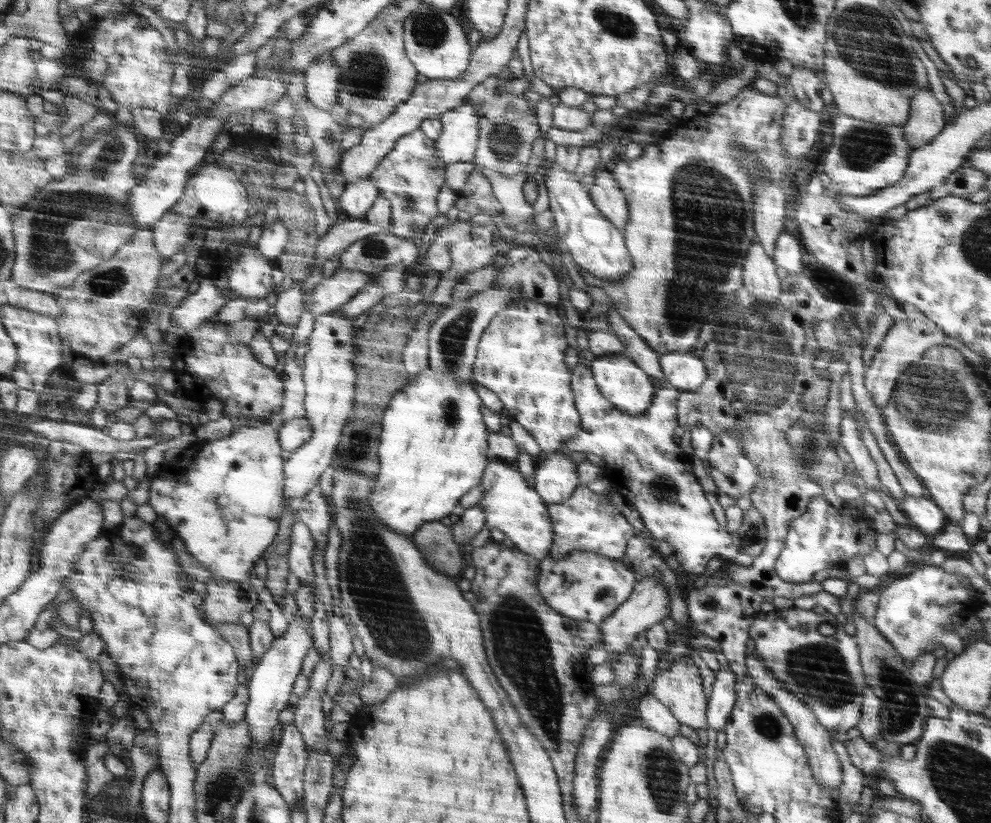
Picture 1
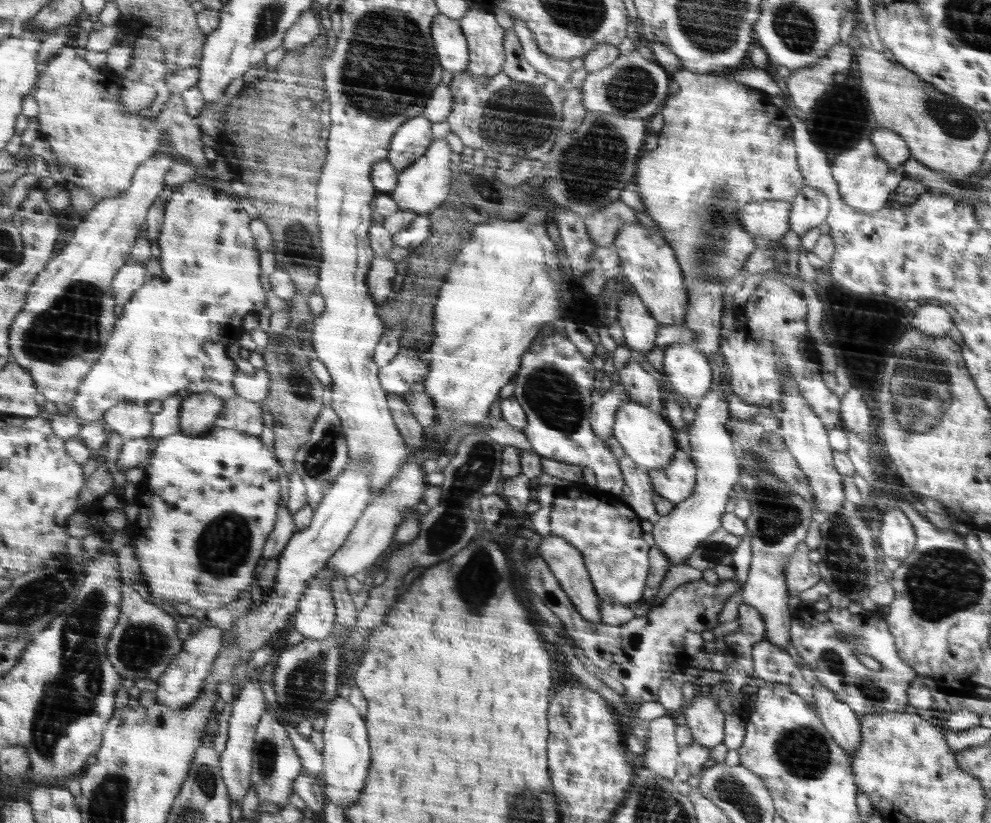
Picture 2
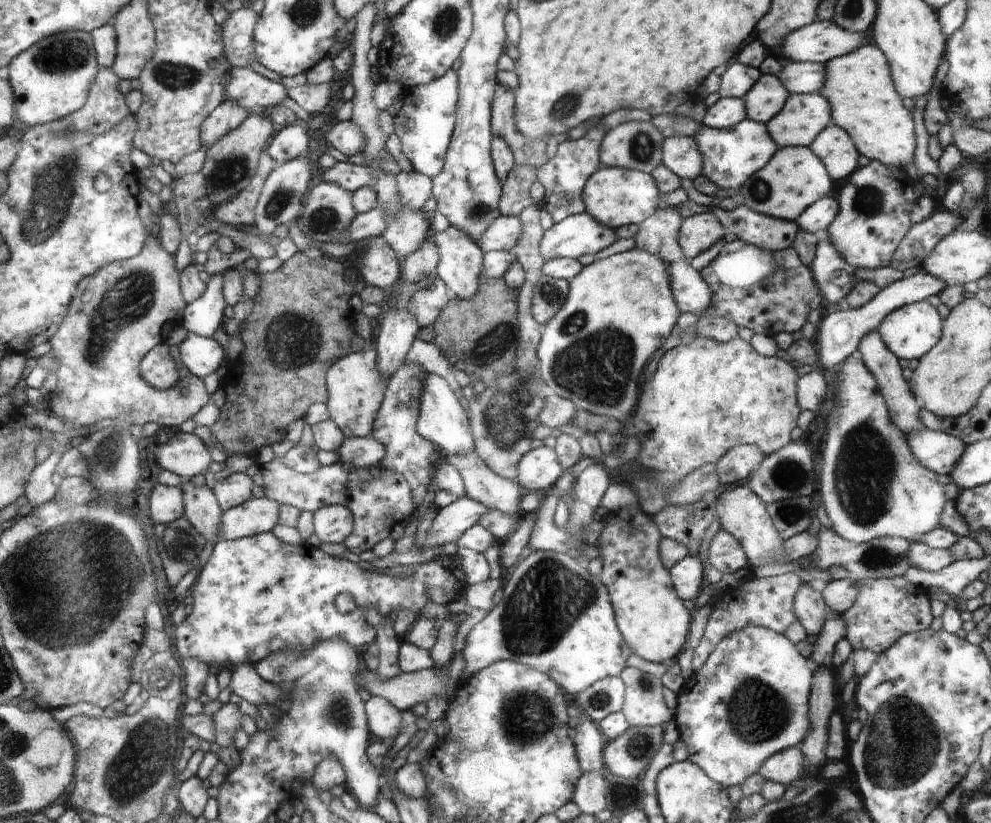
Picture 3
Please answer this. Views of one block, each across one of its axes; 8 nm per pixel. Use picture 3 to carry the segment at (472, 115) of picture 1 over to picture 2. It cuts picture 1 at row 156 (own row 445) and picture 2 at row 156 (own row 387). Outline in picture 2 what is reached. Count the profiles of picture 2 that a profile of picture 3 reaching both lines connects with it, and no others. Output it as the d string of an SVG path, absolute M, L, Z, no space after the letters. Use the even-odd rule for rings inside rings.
M446 137L435 138L429 149L408 169L400 171L397 186L388 196L398 204L399 210L410 210L416 214L426 214L440 208L451 190L450 155L452 149Z

